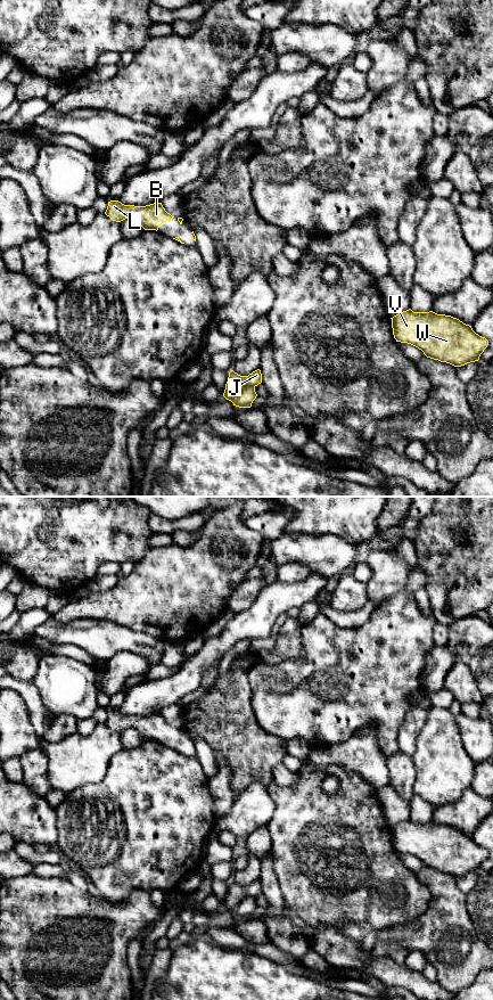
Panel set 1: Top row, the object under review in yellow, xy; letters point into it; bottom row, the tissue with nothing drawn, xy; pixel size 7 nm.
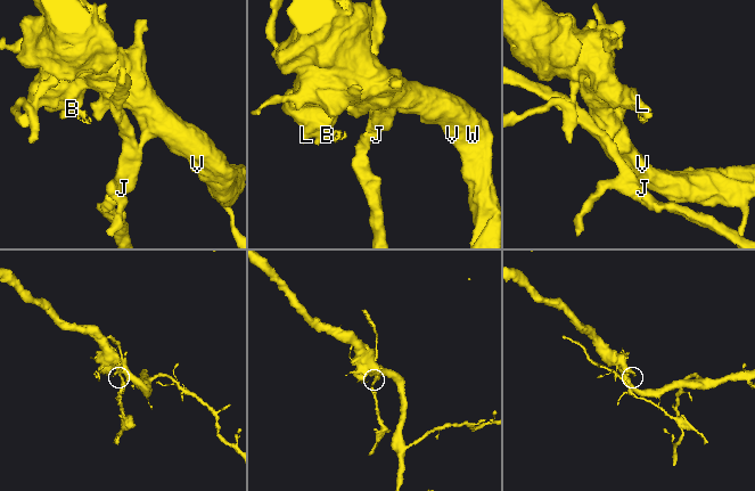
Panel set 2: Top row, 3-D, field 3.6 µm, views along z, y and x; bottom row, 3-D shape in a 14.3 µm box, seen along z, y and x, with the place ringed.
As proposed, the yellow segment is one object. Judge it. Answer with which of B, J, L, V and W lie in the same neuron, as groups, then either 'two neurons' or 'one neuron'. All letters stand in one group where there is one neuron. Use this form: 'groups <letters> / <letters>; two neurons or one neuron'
groups B L V W / J; two neurons

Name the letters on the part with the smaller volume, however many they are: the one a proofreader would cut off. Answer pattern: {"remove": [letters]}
{"remove": ["J"]}

